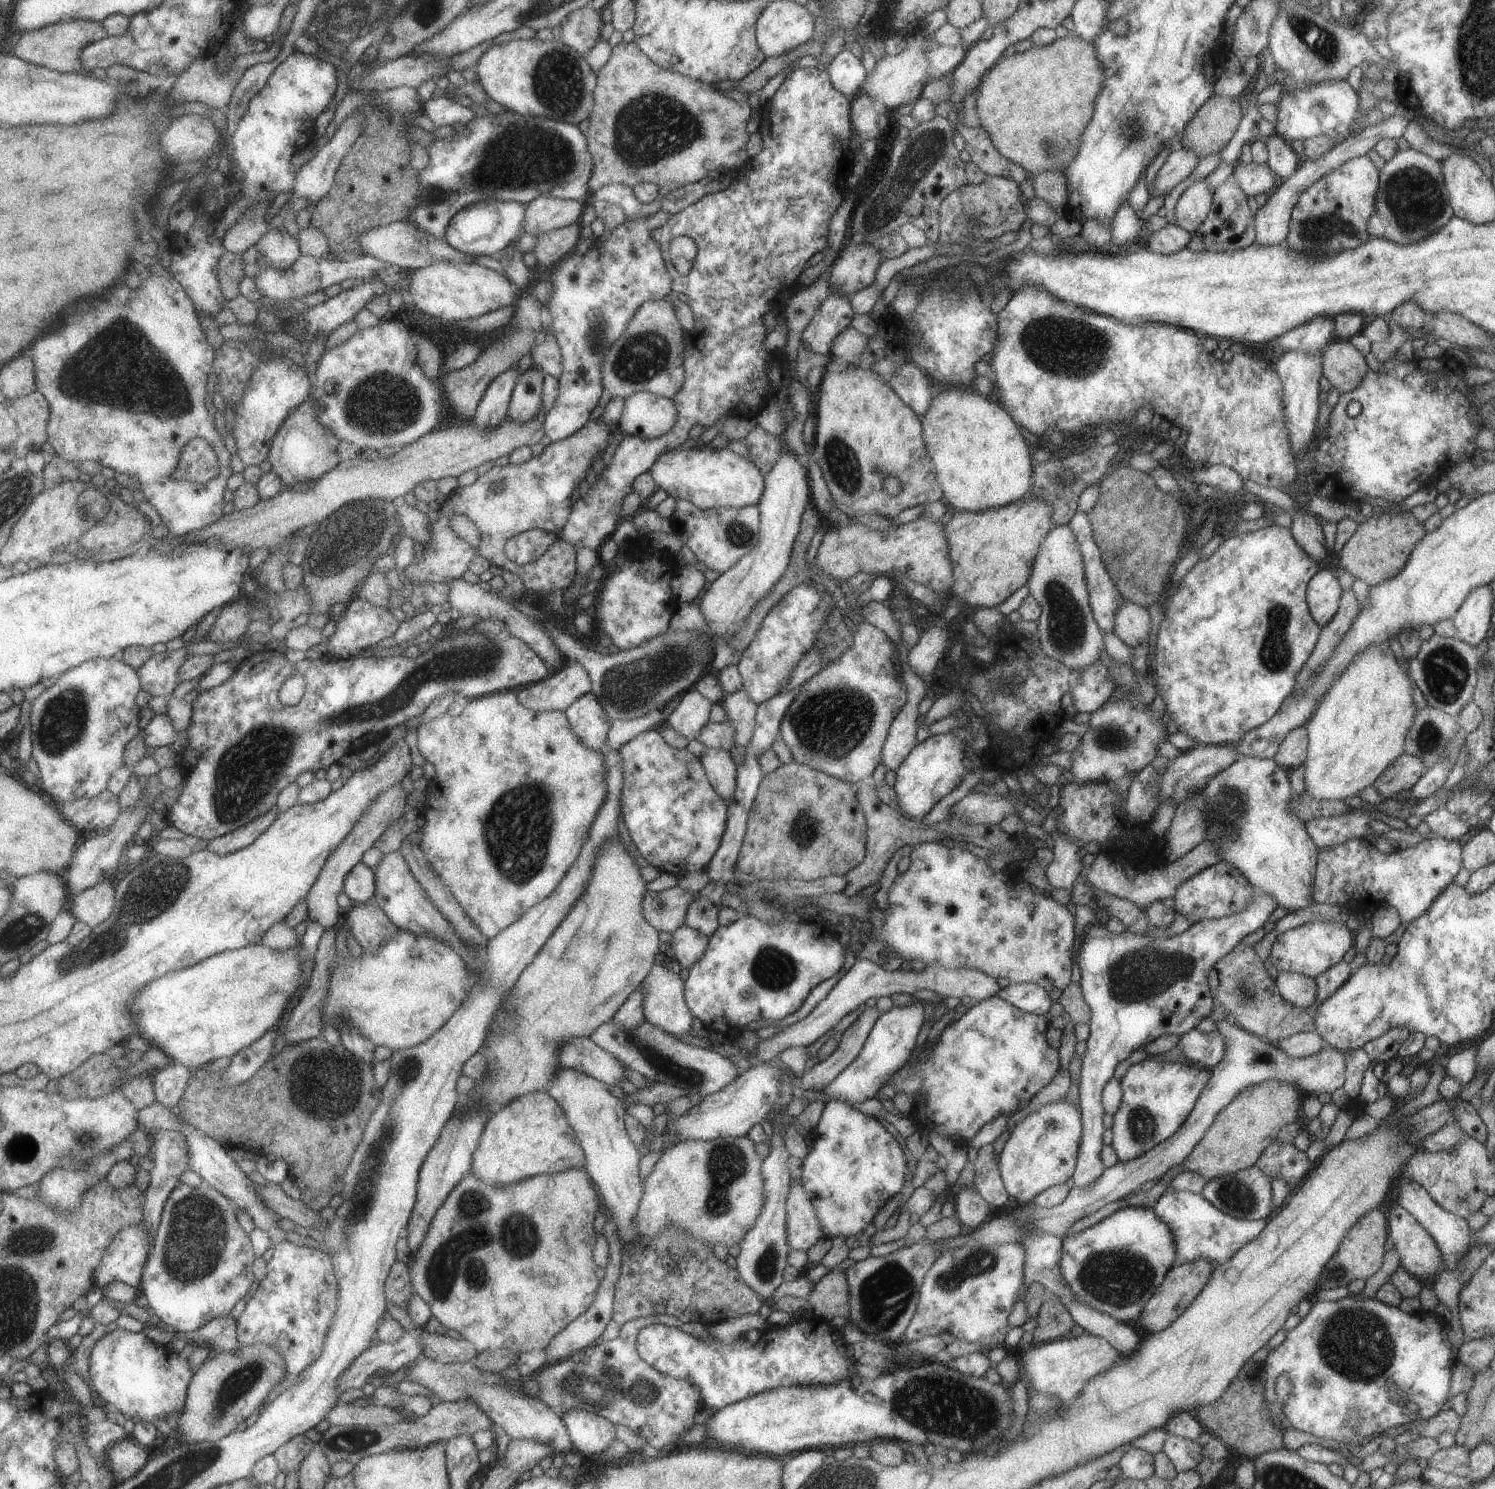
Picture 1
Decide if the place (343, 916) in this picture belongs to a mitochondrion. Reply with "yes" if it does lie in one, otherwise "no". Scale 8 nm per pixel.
no

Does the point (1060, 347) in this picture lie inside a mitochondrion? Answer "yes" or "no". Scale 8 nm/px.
yes

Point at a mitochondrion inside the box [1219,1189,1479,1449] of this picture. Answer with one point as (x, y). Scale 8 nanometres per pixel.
(1356, 1341)

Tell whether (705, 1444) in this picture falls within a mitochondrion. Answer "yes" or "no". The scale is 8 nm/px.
no

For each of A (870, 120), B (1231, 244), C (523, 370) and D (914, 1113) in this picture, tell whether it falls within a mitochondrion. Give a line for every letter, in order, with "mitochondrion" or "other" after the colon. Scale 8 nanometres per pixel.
A: other
B: other
C: other
D: other

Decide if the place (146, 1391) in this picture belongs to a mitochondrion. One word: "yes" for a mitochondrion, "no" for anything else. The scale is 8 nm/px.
no

